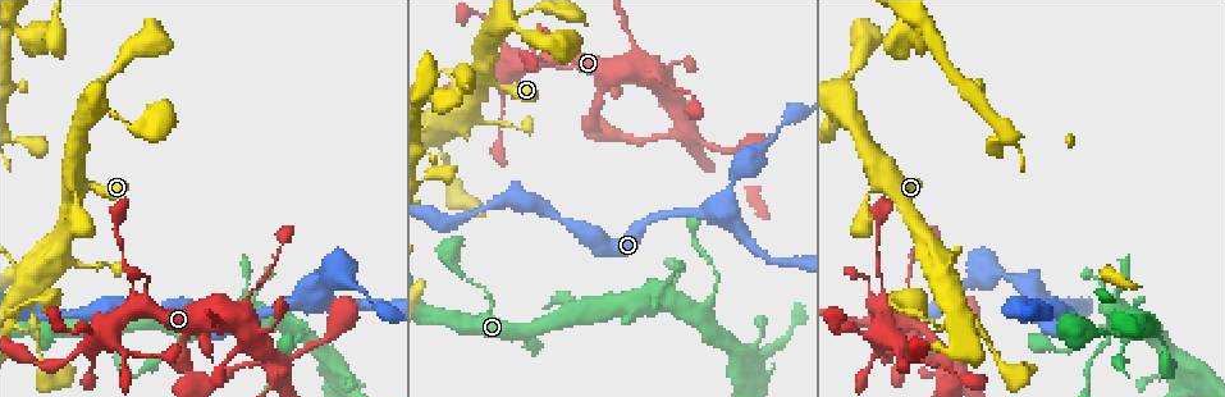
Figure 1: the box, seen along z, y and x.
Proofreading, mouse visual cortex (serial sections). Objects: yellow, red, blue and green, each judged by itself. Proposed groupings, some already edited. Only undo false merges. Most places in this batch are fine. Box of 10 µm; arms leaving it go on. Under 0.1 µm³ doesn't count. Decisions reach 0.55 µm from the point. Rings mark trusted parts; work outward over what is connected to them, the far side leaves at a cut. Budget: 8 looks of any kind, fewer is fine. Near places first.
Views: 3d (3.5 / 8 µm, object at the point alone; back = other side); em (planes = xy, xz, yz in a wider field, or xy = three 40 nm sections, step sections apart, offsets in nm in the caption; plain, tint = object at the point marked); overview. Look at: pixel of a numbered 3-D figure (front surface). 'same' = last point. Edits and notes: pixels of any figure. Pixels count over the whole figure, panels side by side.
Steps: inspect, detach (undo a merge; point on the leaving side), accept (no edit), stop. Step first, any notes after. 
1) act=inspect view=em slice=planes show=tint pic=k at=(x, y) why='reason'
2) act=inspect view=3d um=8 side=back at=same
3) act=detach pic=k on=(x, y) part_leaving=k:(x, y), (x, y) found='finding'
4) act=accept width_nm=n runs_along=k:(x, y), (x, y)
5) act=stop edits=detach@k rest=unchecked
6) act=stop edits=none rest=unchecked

act=inspect view=3d um=3.5 pic=1 at=(658, 298) why='thick turns thin'

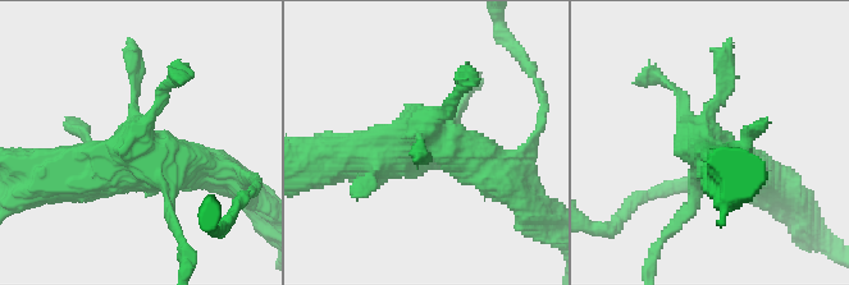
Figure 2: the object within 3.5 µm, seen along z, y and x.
act=inspect view=em slice=xy step=2 show=tint pic=2 at=(425, 145)

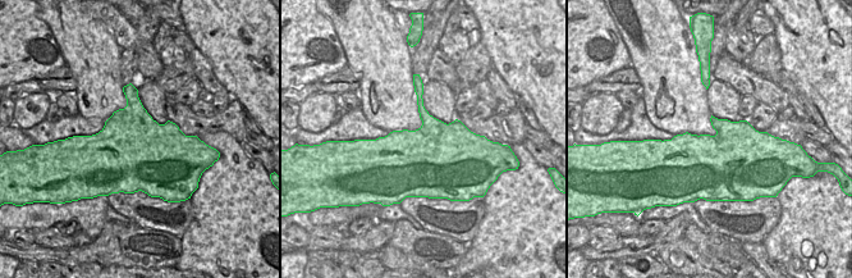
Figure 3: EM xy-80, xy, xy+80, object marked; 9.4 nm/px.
act=inspect view=em slice=xy step=5 show=tint at=same why='another direction'

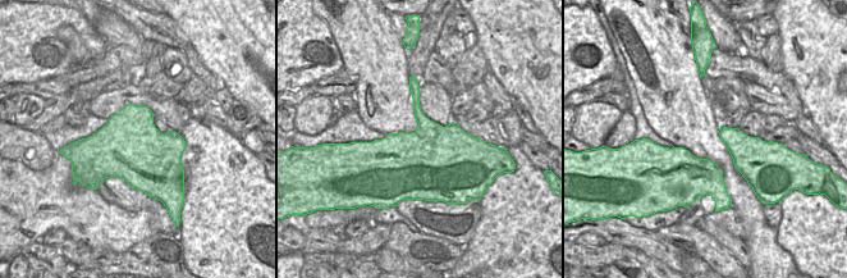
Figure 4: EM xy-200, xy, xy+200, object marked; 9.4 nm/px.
act=accept width_nm=700 runs_along=2:(345, 157), (451, 141), (497, 177) found='all the same cell'

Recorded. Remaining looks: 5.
act=inspect view=3d um=8 pic=1 at=(316, 291) why='thin neck'

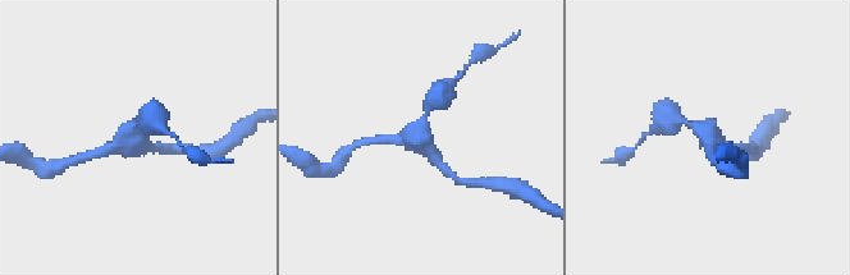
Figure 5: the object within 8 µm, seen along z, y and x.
act=inspect view=3d um=3.5 at=same why='zoom in'

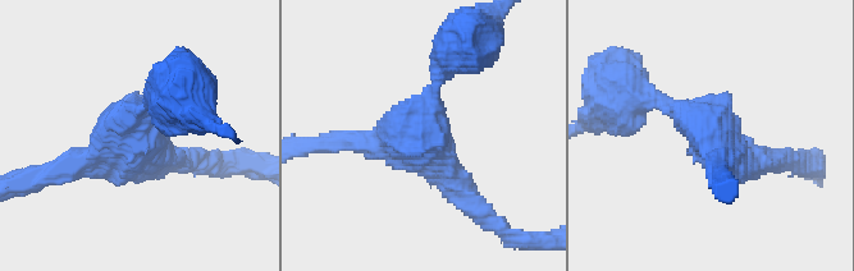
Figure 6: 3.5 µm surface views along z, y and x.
act=inspect view=em slice=xy step=1 show=tint pic=6 at=(717, 137) why='now the EM'

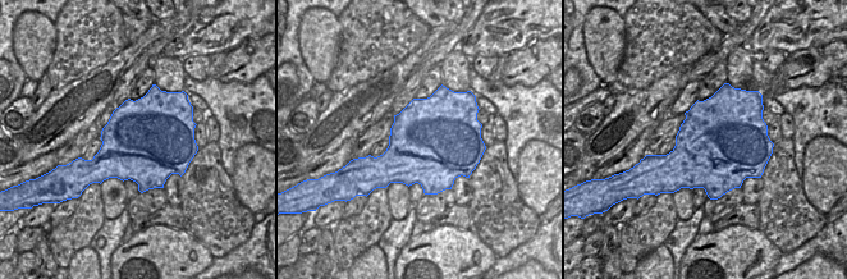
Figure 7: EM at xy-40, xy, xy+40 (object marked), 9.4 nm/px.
act=accept found='one cell here'

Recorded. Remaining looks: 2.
act=inspect view=3d um=8 pic=1 at=(31, 313) why='abrupt turn'

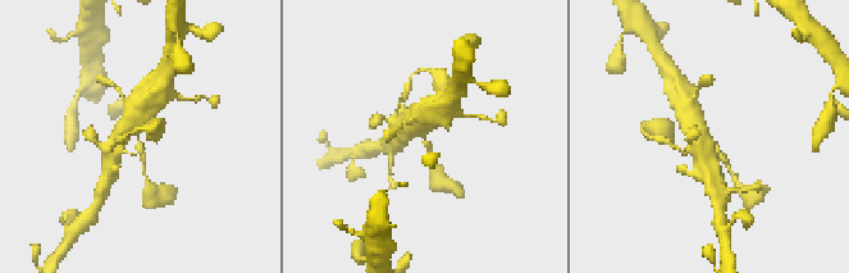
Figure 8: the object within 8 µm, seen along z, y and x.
act=inspect view=em slice=planes show=tint at=same arm_widths_nm=150,700 why='now the EM'

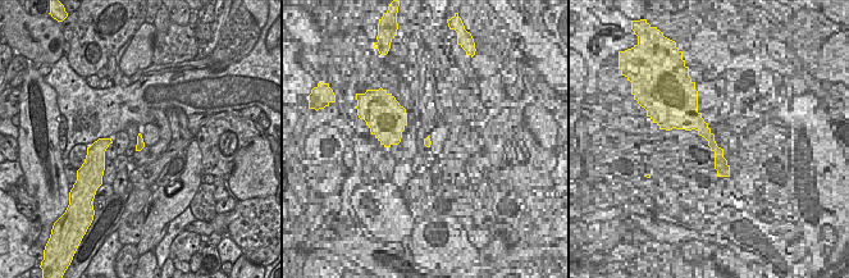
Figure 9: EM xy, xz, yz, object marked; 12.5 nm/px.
act=accept found='all the same cell'

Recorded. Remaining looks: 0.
act=stop edits=none rest=unchecked

